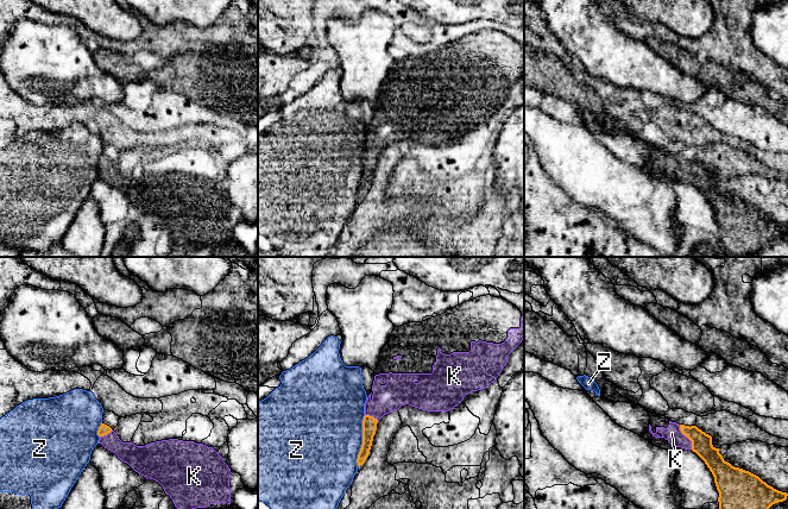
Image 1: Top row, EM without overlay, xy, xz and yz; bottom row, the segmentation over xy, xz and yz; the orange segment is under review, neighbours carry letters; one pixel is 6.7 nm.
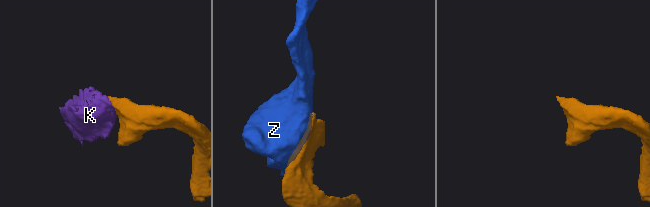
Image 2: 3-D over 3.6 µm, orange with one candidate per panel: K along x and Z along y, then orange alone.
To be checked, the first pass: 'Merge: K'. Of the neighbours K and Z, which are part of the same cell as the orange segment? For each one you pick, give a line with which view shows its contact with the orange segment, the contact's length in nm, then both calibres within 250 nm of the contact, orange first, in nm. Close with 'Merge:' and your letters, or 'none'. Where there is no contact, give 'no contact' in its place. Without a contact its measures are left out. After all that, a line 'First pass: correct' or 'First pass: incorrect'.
K: yz | 190 nm | 140/110 nm
Merge: K
First pass: correct

